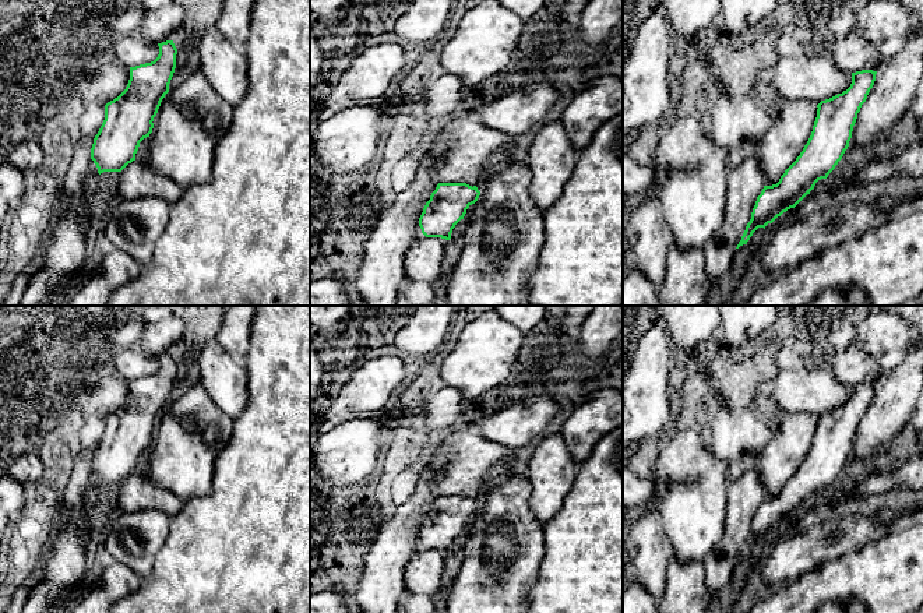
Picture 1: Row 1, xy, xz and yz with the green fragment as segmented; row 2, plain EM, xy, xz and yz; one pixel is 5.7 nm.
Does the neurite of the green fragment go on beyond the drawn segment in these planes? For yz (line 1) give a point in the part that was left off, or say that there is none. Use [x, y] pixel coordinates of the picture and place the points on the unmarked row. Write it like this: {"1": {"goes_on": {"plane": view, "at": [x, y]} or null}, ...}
{"1": {"goes_on": null}}

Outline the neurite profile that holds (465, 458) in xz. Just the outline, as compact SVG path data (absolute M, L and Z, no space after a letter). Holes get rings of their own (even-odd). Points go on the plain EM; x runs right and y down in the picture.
M464 427L447 437L436 450L430 468L436 471L433 486L437 496L483 496L486 476L501 459L514 462L514 451Z

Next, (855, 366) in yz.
M856 346L828 356L827 362L835 378L850 385L862 383L878 384L889 373L889 370L881 366L878 357Z

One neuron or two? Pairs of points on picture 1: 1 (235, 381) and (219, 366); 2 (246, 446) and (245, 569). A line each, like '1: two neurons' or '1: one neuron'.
1: one neuron
2: one neuron

